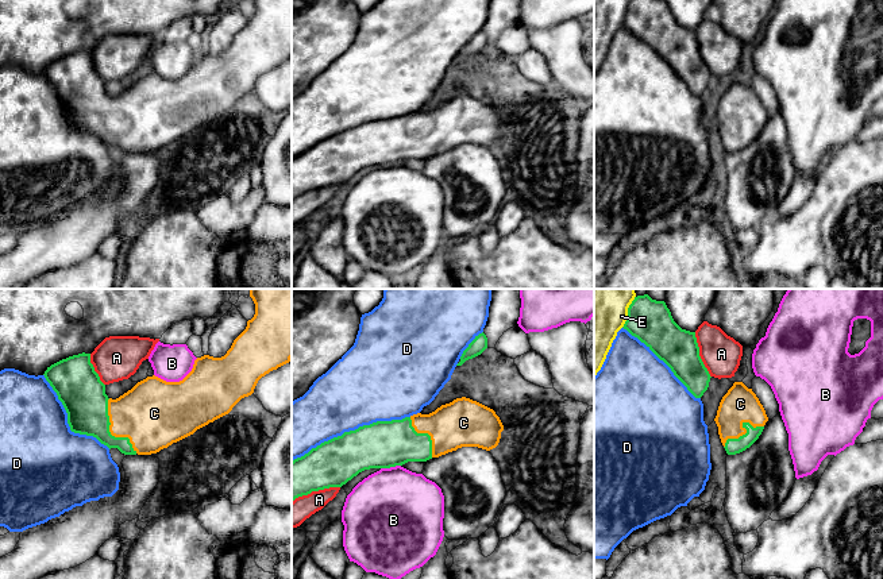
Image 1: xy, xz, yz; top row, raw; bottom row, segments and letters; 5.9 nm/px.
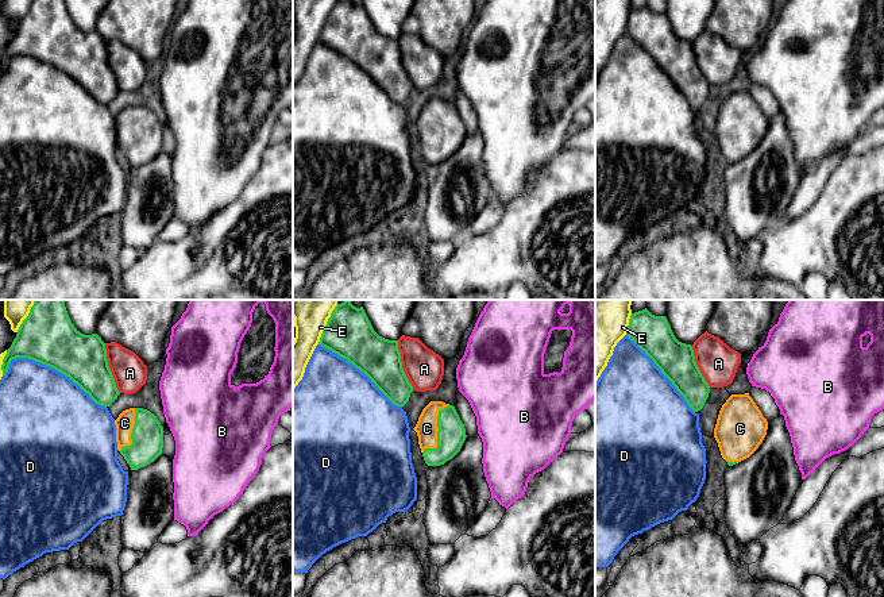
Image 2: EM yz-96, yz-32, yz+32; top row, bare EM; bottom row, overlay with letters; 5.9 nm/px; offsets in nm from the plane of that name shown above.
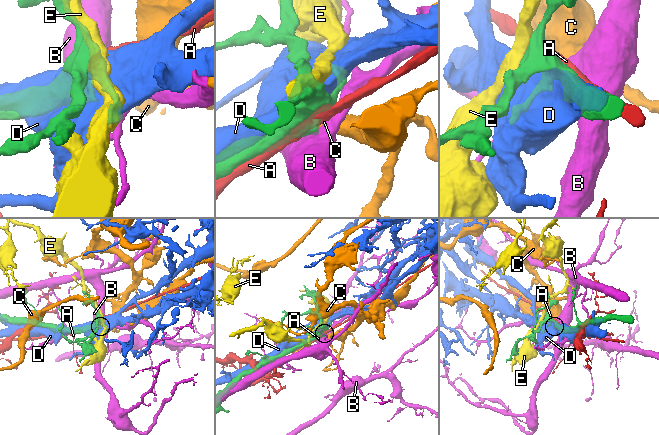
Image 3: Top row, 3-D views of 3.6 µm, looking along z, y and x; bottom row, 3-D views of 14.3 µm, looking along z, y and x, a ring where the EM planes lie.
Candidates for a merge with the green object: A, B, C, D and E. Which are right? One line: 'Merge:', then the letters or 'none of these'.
Merge: C

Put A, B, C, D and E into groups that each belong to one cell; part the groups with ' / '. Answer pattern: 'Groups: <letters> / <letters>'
Groups: A / B / C / D / E

